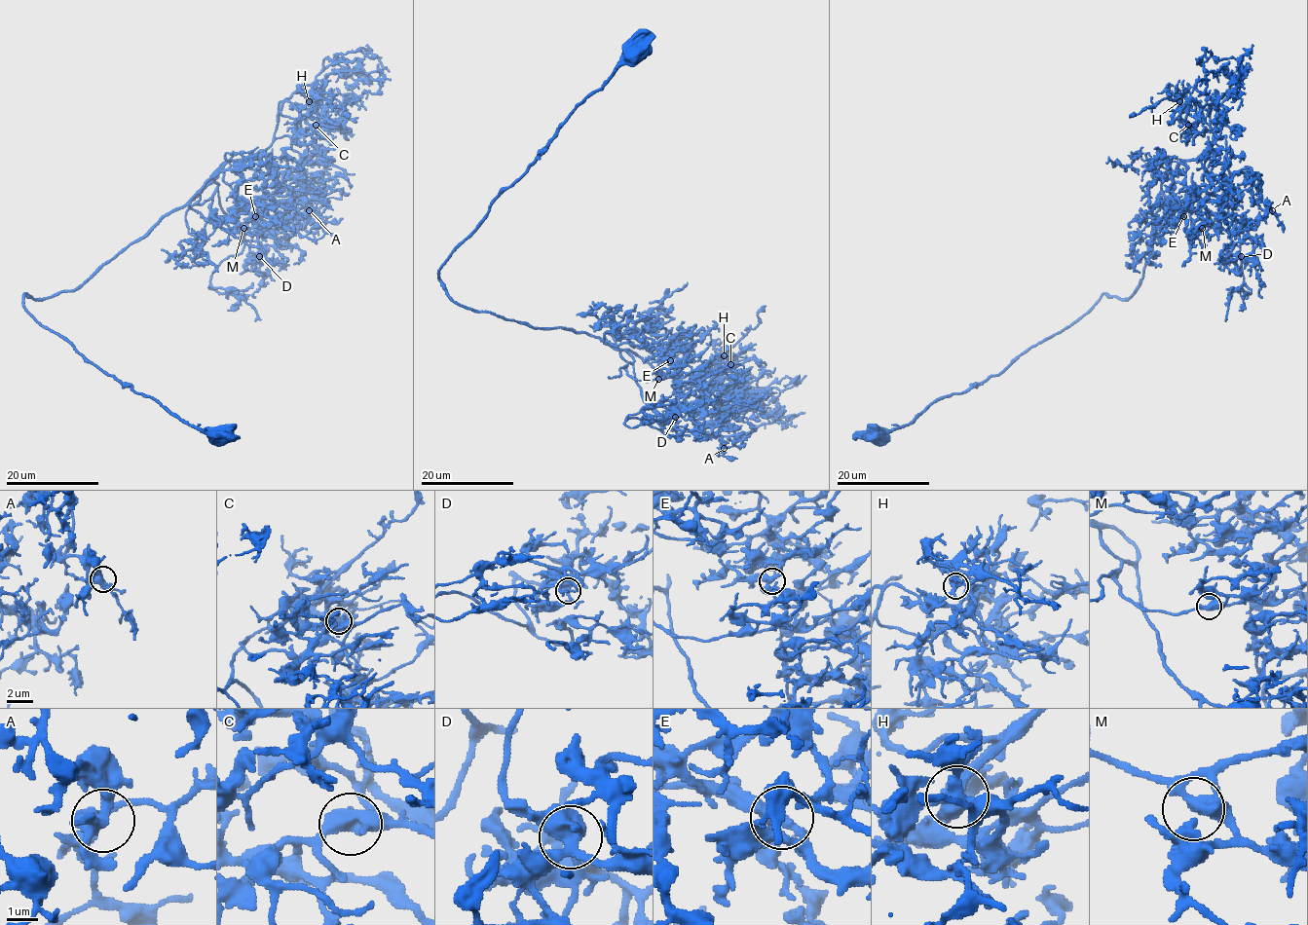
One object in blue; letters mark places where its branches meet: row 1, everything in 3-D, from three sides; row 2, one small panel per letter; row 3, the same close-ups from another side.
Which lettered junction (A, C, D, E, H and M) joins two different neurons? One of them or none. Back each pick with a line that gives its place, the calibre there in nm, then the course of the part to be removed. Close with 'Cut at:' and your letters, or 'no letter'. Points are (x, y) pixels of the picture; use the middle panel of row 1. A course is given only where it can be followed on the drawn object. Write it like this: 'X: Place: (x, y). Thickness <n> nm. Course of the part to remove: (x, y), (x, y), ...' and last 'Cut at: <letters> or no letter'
Cut at: no letter

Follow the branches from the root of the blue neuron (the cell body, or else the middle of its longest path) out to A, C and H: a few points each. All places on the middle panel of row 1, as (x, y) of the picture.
A: (635, 51), (500, 195), (438, 278), (470, 309), (632, 351), (673, 377), (687, 411), (724, 448)
C: (635, 51), (500, 195), (438, 278), (461, 305), (598, 337), (688, 388), (705, 367), (730, 373), (730, 364)
H: (635, 51), (500, 195), (438, 278), (461, 305), (533, 327), (598, 337), (688, 388), (724, 355)

